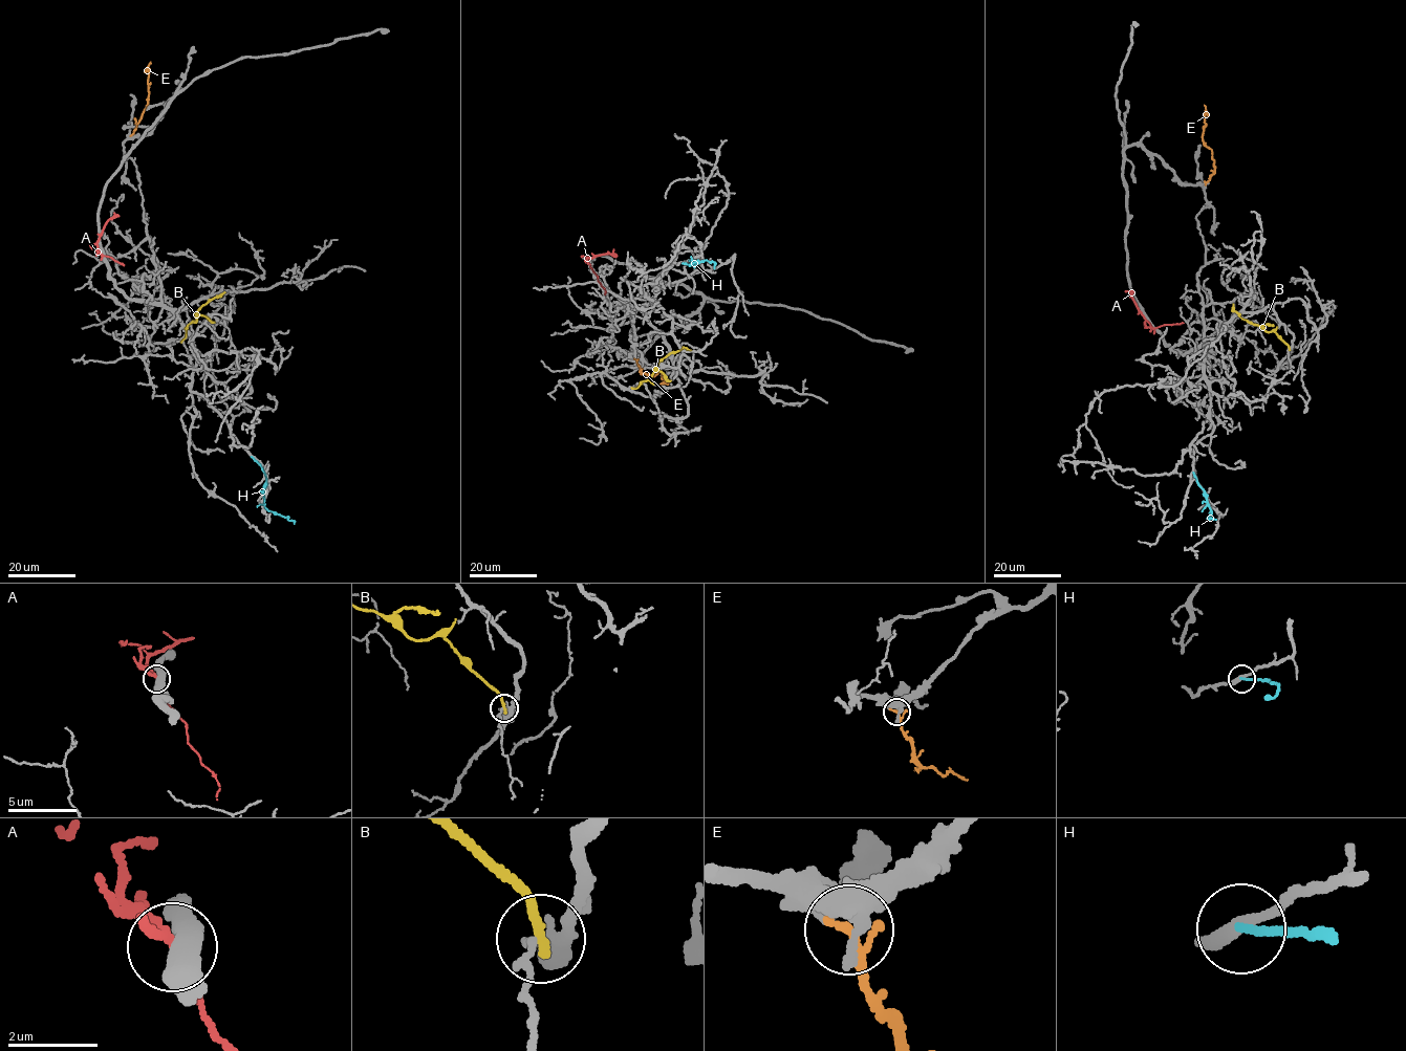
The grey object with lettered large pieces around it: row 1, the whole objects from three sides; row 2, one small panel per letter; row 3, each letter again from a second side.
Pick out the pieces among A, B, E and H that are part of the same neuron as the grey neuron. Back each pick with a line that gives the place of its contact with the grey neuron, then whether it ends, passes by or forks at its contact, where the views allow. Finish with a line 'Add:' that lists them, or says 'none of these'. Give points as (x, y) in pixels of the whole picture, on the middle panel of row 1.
H: (689, 260) | it ends
Add: H

